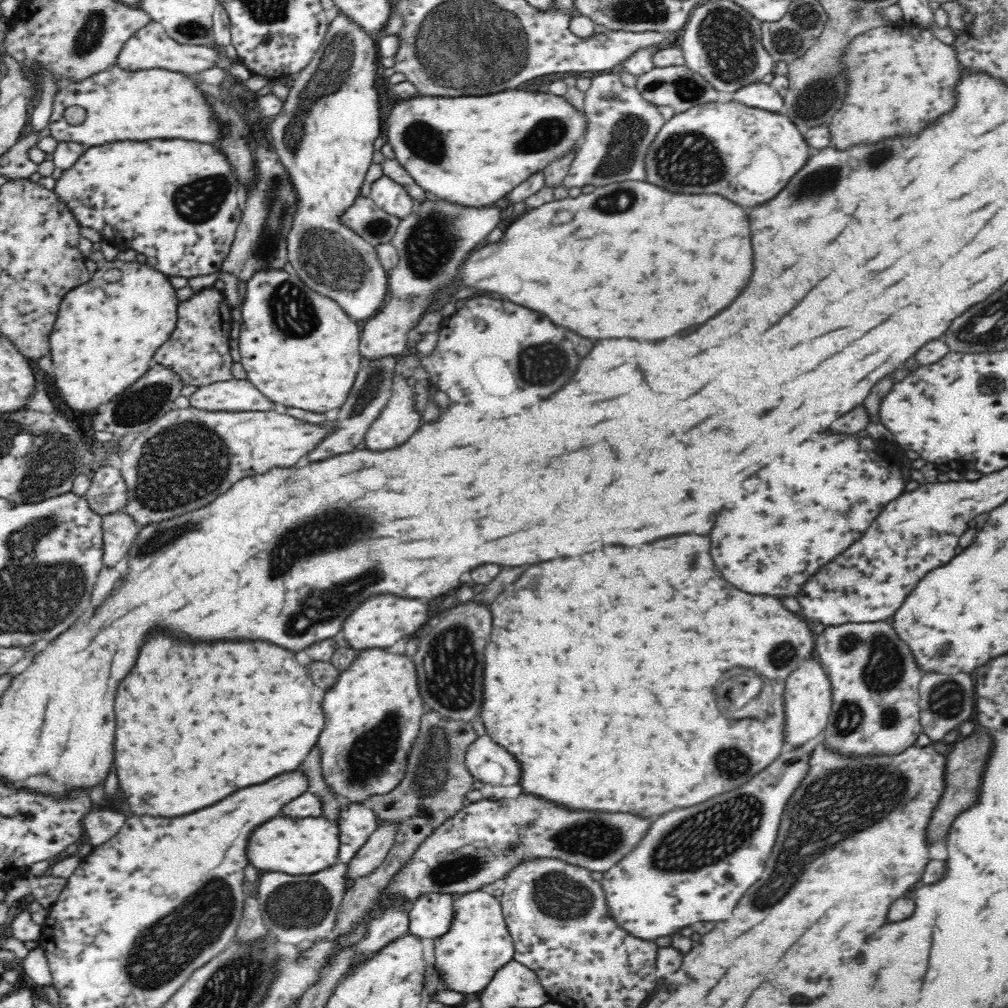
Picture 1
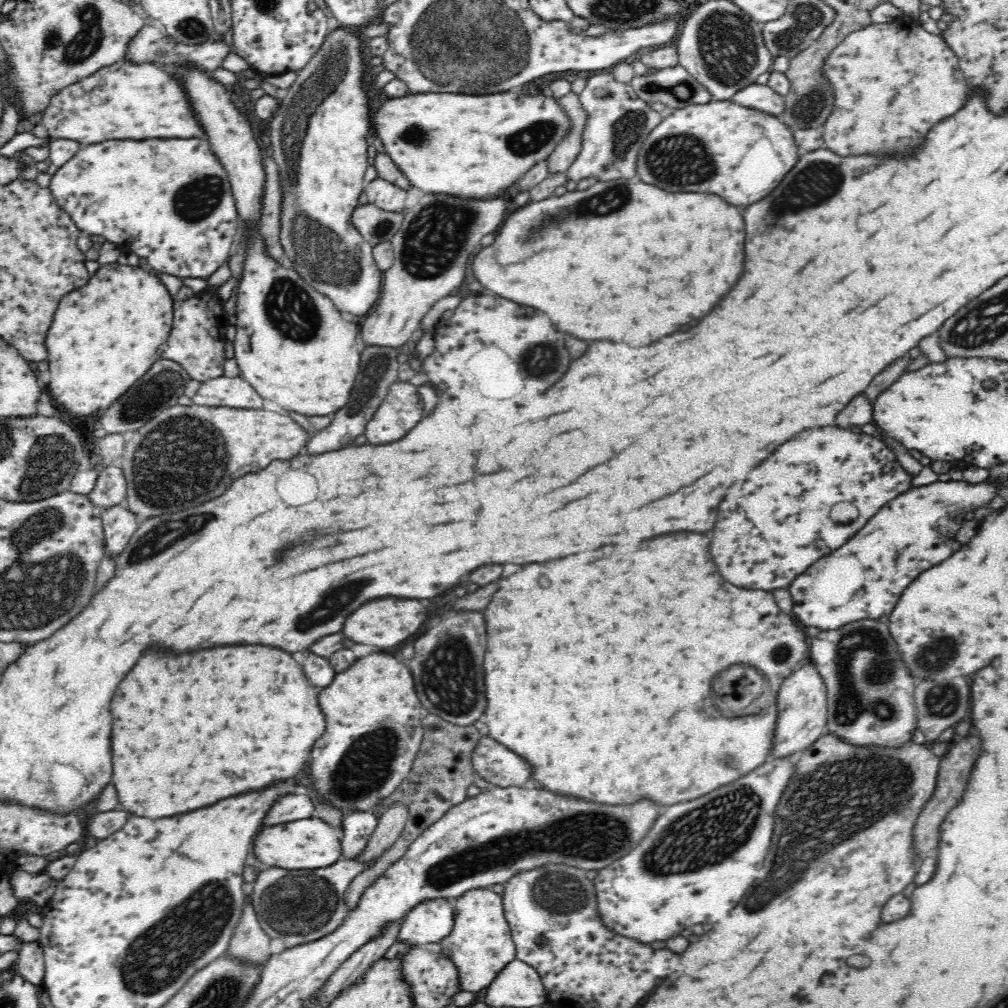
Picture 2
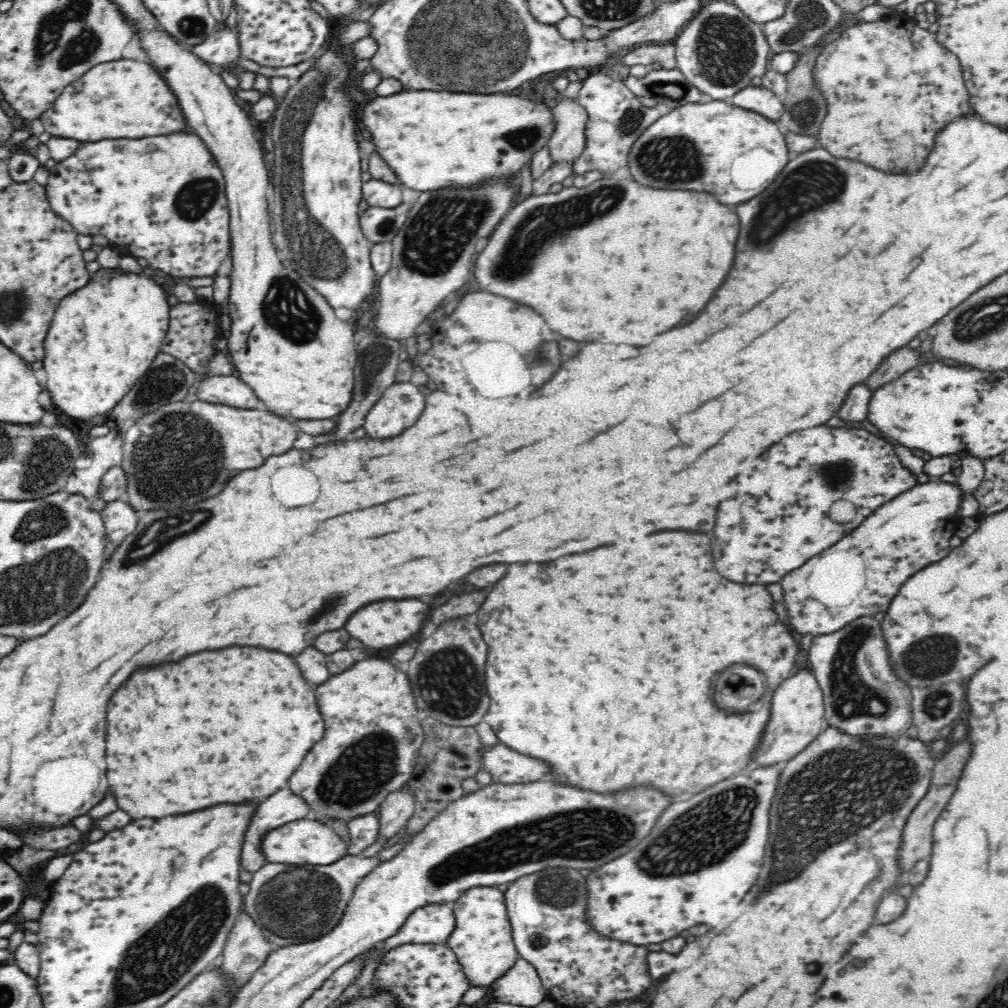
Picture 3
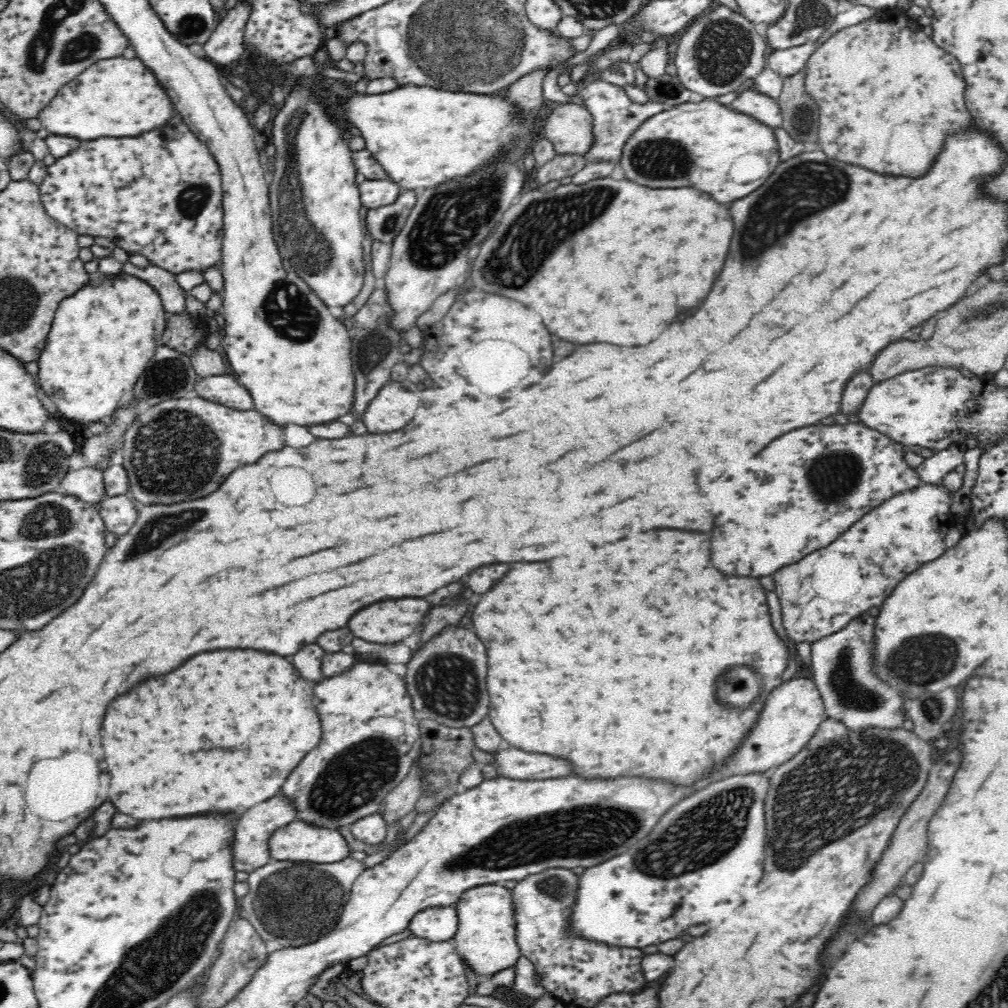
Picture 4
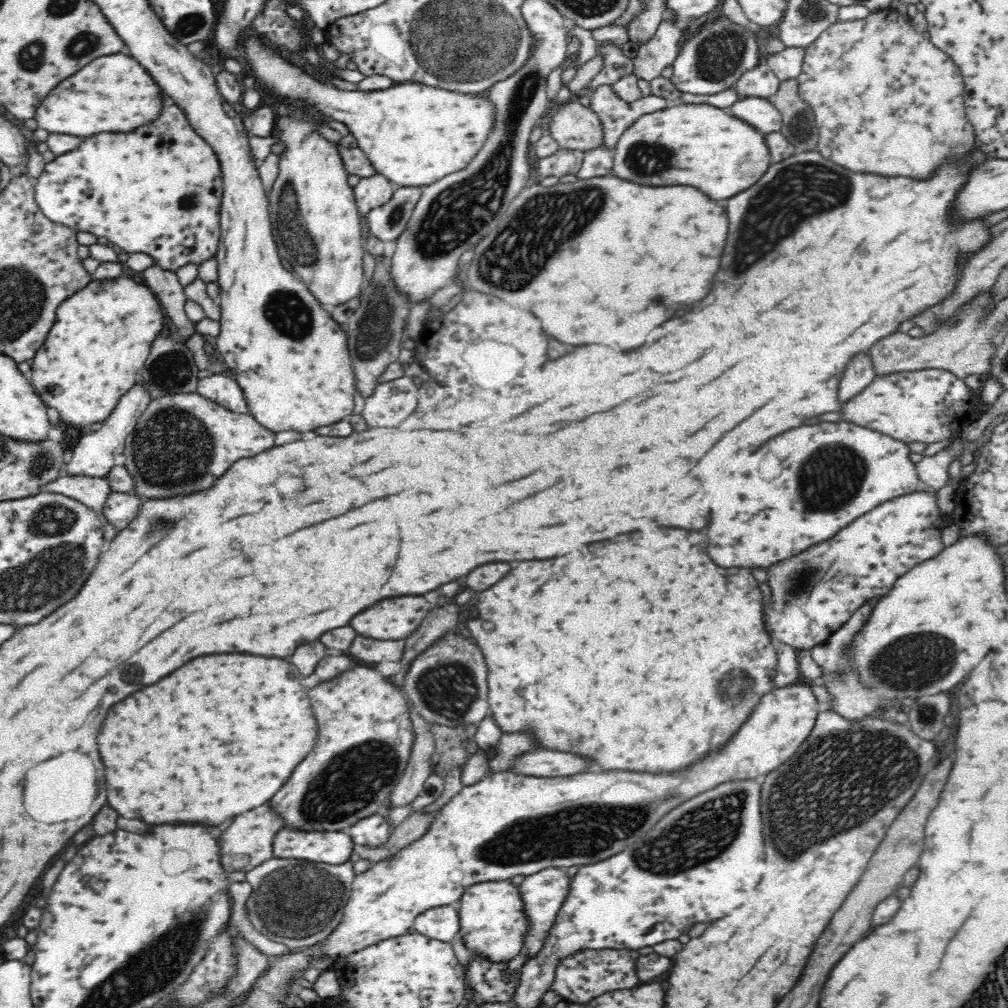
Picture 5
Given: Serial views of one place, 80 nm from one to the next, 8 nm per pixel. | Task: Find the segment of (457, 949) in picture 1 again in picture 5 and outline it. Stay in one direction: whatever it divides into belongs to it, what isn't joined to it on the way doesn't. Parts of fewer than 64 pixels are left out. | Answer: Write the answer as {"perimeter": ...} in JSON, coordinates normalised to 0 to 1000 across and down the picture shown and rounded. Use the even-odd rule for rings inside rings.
{"perimeter":[[[505,873],[464,880],[457,889],[454,907],[456,923],[453,927],[467,947],[474,947],[478,953],[486,955],[504,955],[519,944],[518,929],[524,921],[524,912],[520,908],[514,880]]]}

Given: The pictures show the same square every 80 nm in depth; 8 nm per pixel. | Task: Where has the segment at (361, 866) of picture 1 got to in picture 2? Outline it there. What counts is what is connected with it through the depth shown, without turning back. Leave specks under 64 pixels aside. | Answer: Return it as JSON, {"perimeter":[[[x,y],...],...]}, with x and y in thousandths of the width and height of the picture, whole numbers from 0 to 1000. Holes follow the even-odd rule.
{"perimeter":[[[393,797],[379,807],[375,807],[375,817],[365,834],[364,841],[359,843],[351,854],[357,854],[361,862],[369,859],[394,834],[403,817],[403,801]]]}

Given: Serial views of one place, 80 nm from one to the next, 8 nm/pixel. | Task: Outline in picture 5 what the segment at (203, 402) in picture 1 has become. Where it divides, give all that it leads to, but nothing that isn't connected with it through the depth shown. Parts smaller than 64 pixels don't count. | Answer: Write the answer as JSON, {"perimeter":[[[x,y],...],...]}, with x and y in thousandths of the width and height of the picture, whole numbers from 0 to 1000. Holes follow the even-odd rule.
{"perimeter":[[[226,370],[210,371],[196,378],[195,390],[230,409],[247,409],[240,384]]]}

